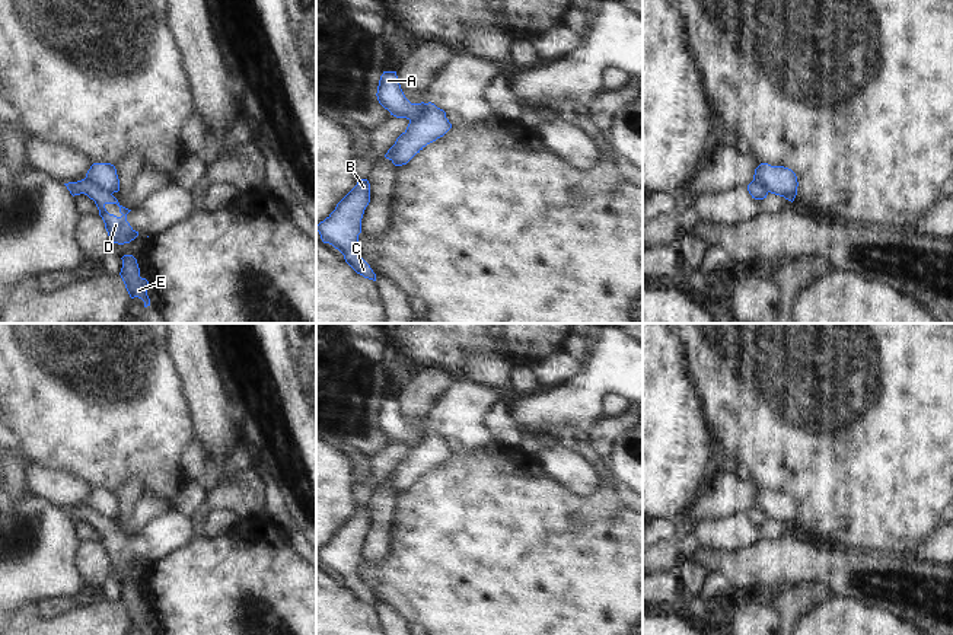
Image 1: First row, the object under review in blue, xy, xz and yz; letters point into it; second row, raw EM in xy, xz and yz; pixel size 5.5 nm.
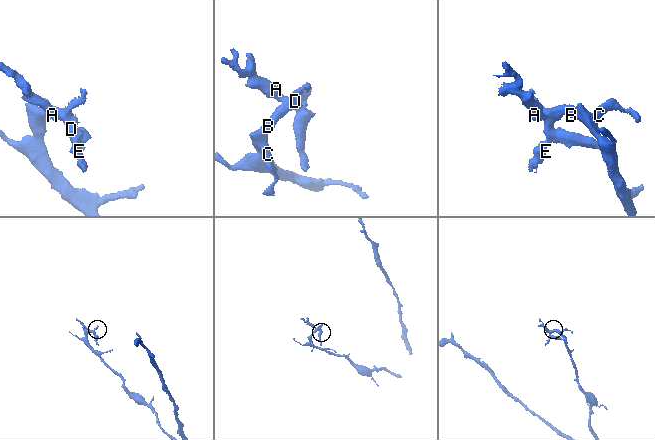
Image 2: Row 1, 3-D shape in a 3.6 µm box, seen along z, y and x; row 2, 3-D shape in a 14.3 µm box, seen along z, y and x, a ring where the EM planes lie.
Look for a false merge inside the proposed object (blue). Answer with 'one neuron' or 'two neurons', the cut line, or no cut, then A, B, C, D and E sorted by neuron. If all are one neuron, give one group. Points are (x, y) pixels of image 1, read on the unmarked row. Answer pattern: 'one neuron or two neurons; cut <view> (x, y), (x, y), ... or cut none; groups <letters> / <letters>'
two neurons; cut xy (83, 506), (111, 520); groups A D E / B C

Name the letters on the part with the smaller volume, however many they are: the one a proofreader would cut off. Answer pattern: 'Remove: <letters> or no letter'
Remove: A, D, E

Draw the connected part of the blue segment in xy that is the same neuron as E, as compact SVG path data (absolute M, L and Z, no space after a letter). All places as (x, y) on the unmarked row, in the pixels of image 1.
M124 581L121 594L121 604L131 625L138 623L144 628L144 634L150 632L147 622L149 607L140 603L137 585L133 581Z

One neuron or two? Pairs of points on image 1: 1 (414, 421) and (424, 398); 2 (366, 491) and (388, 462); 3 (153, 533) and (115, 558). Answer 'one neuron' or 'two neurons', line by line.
1: one neuron
2: one neuron
3: one neuron

